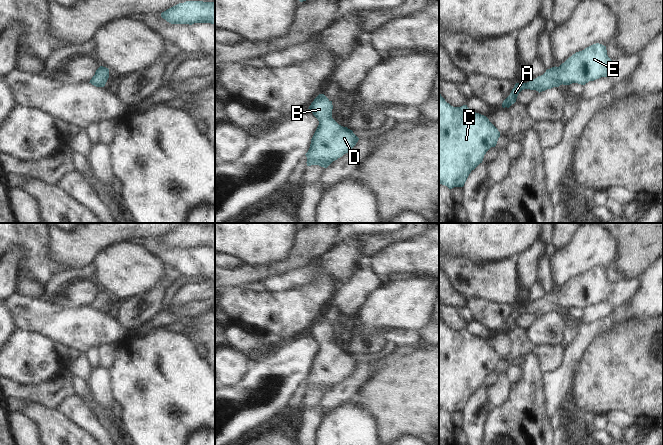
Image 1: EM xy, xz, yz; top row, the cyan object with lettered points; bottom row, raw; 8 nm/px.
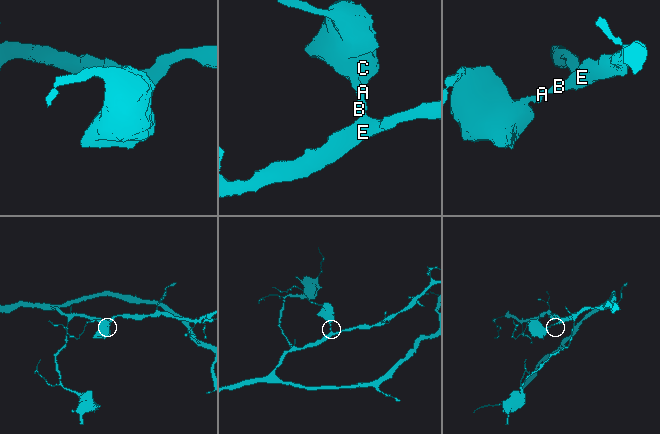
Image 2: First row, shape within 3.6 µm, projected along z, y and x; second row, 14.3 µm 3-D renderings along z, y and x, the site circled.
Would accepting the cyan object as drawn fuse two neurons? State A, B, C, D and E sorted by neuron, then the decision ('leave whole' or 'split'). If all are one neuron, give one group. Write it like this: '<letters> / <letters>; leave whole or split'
A B C D E; leave whole

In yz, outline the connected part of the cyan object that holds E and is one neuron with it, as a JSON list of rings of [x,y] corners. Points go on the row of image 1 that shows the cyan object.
[[[596,43],[582,51],[576,52],[559,67],[552,67],[537,78],[527,83],[516,83],[510,95],[503,101],[502,107],[509,108],[516,102],[518,94],[524,89],[536,90],[539,93],[560,85],[578,83],[585,85],[601,77],[607,77],[611,59],[606,46]]]

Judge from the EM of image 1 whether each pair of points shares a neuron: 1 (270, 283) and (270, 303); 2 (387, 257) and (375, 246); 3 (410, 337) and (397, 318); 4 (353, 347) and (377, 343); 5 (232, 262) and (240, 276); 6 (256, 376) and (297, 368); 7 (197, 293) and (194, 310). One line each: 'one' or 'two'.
1: two
2: two
3: two
4: one
5: two
6: one
7: two

